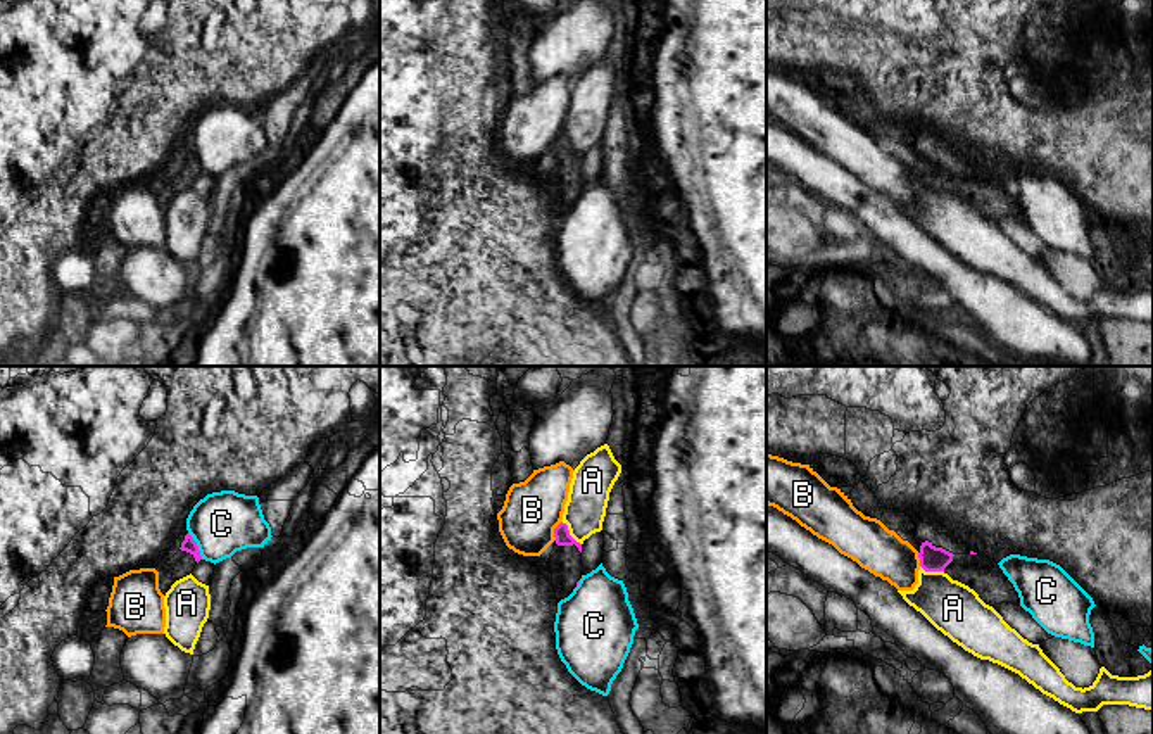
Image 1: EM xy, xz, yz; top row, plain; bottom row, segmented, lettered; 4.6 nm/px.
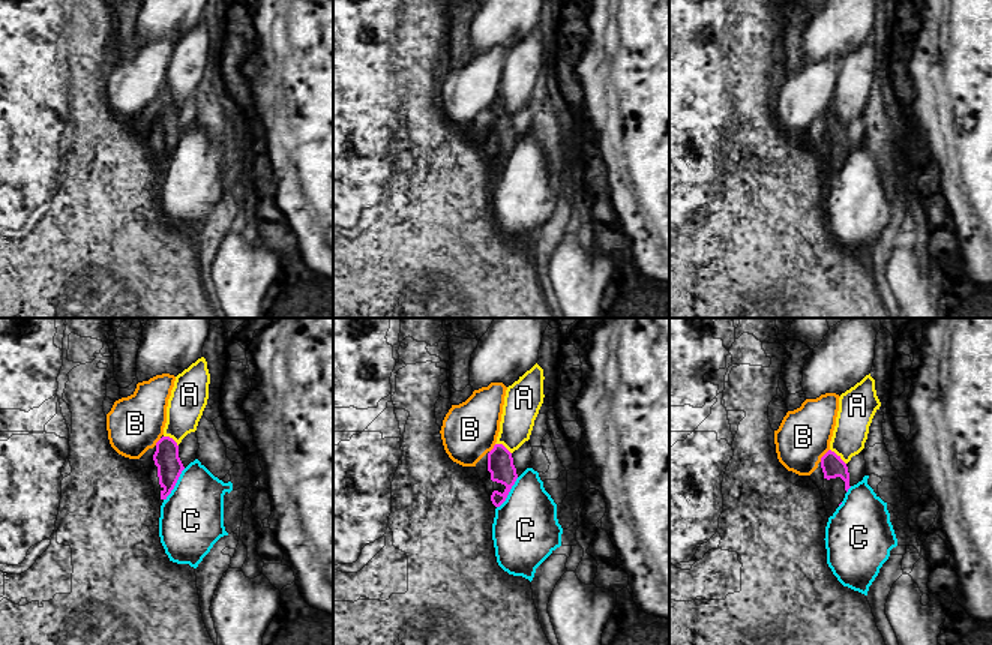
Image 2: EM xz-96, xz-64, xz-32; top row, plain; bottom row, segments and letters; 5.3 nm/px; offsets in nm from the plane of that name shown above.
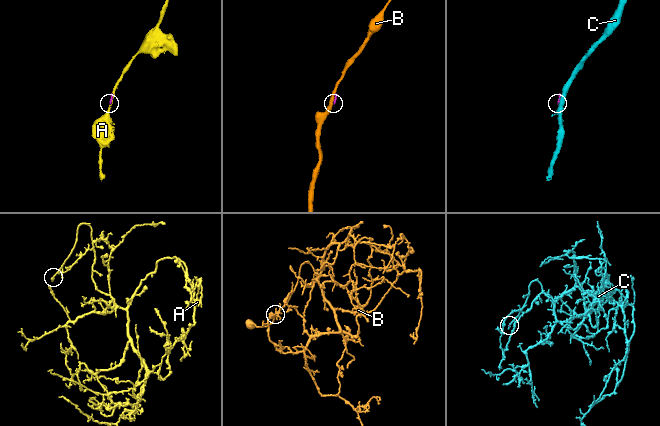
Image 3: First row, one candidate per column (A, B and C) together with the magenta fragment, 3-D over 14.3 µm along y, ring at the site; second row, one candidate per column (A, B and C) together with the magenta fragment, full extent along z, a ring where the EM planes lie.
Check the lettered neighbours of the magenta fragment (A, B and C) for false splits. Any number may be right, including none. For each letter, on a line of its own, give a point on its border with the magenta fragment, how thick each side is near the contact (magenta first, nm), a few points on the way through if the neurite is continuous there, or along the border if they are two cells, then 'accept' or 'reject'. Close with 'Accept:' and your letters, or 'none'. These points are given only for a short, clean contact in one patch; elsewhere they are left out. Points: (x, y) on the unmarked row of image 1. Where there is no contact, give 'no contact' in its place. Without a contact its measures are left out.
A: contact xz (568, 145); calibres 70 and 190 nm; reject
B: contact xz (554, 144); calibres 70 and 280 nm; reject
C: contact xy (197, 159); calibres 70 and 300 nm; reject
Accept: none

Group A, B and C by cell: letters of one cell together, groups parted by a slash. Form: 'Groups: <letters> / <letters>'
Groups: A / B / C

